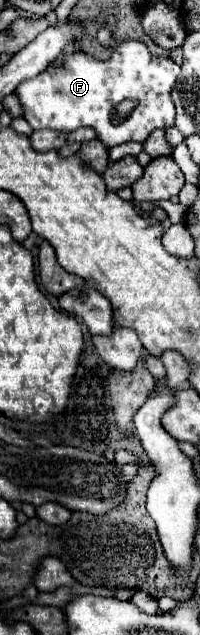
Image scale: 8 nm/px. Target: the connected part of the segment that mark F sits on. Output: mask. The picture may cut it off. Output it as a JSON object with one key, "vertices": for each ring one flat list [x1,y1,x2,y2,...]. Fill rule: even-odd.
{"vertices":[[104,25,98,29,98,37,112,37,112,57,108,61,98,61,82,51,70,55,66,63,54,71,54,75,48,75,46,71,40,73,40,77,22,81,16,89,18,99,24,107,24,117,34,129,56,129,56,131,74,131,78,127,94,127,96,137,106,145,114,147,126,141,138,141,144,143,146,137,154,129,166,129,174,125,174,103,170,99,172,85,176,83,176,77,180,73,180,65,176,65,170,57,156,57,148,51,148,47,142,45,142,41,114,41,112,31],[124,99,134,99,138,105,132,109,128,117,124,117,120,123,114,123,116,105]]}

